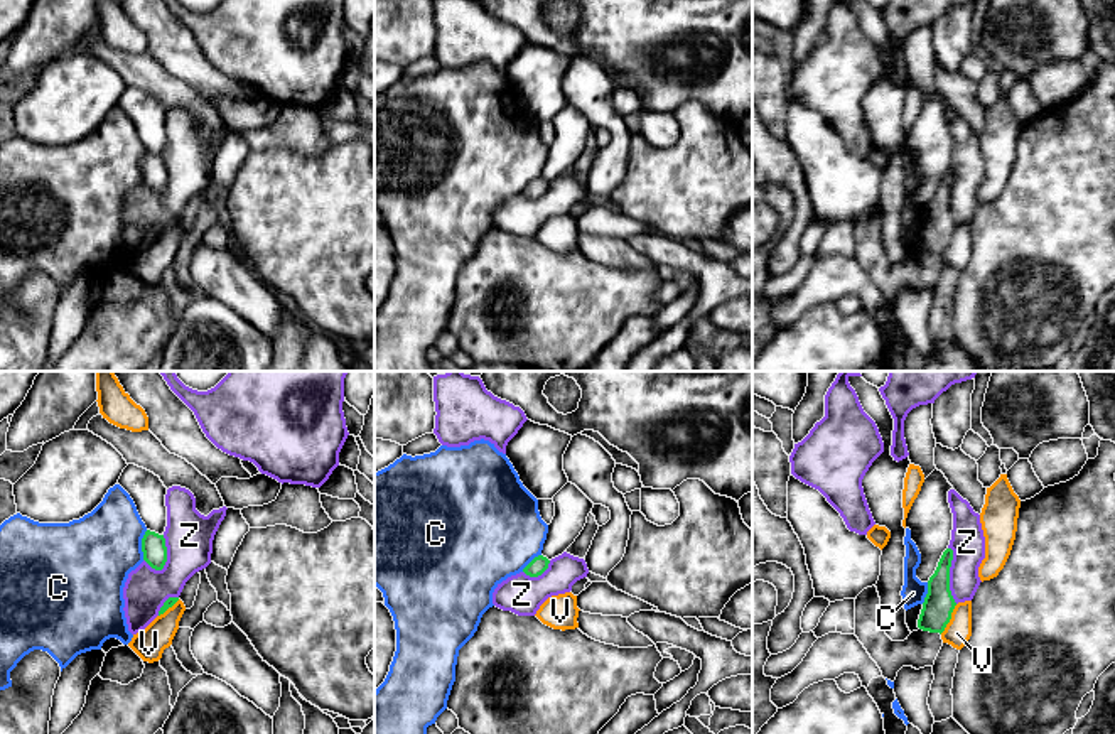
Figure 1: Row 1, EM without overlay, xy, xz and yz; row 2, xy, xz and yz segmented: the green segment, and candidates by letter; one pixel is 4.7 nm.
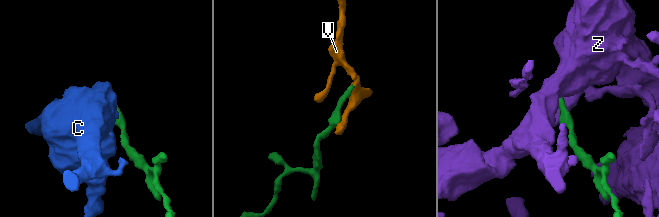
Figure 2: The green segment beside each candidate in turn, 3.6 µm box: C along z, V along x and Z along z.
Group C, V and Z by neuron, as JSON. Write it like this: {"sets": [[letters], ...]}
{"sets": [["C"], ["V"], ["Z"]]}

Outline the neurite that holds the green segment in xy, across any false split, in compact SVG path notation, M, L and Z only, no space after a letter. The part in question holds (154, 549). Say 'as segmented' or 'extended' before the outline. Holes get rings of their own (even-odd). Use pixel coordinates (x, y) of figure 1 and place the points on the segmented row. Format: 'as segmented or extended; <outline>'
as segmented; M147 530L142 538L143 560L155 570L162 570L167 562L164 535Z

